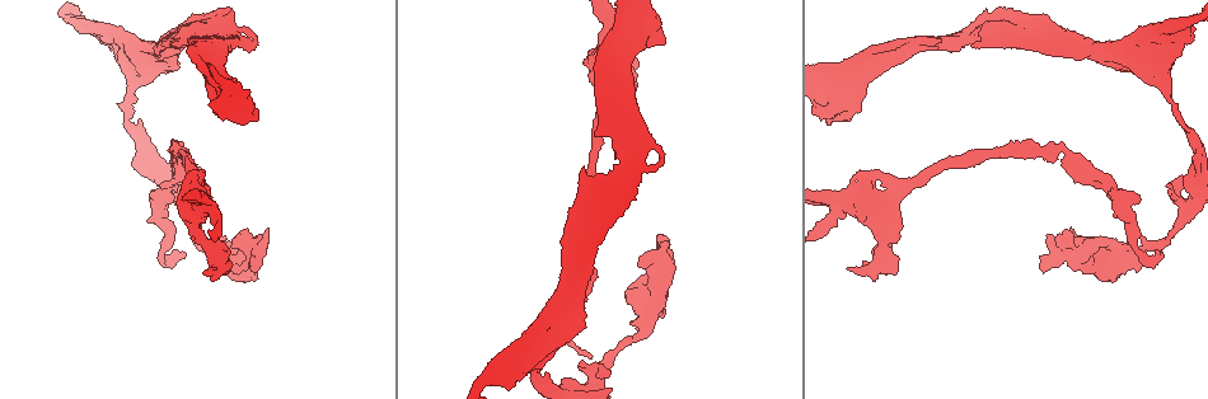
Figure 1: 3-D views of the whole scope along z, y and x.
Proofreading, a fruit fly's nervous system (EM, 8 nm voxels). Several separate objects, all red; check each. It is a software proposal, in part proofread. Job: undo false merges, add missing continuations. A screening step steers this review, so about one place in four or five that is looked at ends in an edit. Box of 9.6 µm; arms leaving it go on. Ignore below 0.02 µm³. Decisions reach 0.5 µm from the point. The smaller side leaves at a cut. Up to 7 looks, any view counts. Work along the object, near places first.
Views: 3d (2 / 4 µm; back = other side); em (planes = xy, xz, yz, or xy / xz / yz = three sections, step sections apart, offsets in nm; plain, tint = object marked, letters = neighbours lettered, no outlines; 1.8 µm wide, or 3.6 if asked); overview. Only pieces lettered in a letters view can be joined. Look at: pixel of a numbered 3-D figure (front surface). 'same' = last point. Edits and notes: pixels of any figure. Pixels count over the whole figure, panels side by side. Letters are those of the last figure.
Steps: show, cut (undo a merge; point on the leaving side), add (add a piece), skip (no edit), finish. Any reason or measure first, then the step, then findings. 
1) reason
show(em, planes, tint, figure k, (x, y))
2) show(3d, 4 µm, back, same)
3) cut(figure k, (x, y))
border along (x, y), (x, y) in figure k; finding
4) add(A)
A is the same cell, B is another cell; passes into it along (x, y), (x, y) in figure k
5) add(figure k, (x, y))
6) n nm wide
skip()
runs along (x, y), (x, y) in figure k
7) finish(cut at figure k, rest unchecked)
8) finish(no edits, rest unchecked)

show(3d, 2 µm, figure 1, (205, 205))

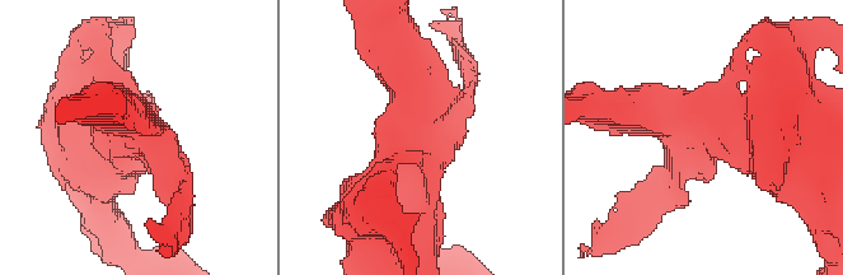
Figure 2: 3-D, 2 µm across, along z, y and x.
now the EM
show(em, xz, step 4, tint, figure 2, (717, 135))

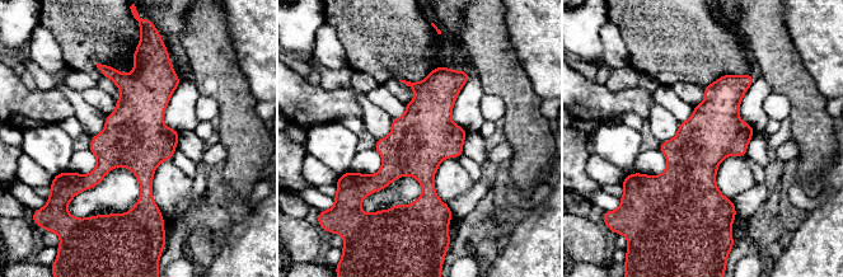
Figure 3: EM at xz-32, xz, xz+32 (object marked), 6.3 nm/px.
show(em, planes, letters, same)

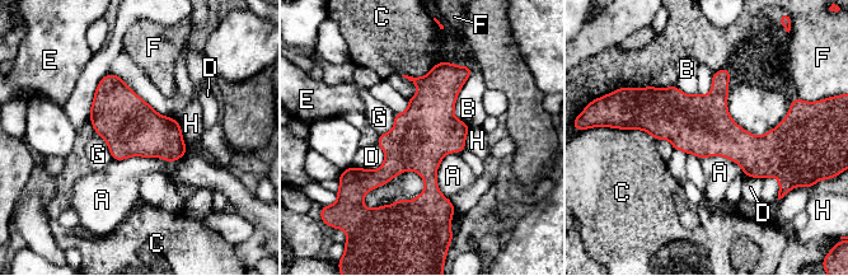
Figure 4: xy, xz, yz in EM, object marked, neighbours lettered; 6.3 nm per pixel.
skip()
A, B, C, D, E, F, G and H are other cells; runs along (632, 120), (734, 143), (783, 127) in figure 4; continuous, no second cell

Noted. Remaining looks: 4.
narrows sharply
show(em, planes, letters, figure 1, (1039, 148))

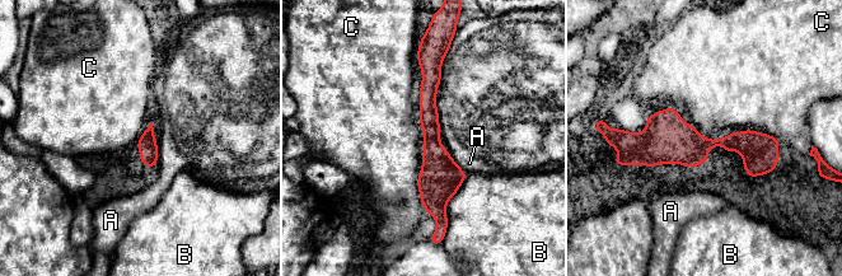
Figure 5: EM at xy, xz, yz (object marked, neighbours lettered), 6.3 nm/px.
skip()
A, B and C are other cells; runs along (421, 62), (429, 70), (438, 214) in figure 5; one cell here

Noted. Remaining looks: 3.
free end
show(3d, 4 µm, back, figure 1, (566, 241))

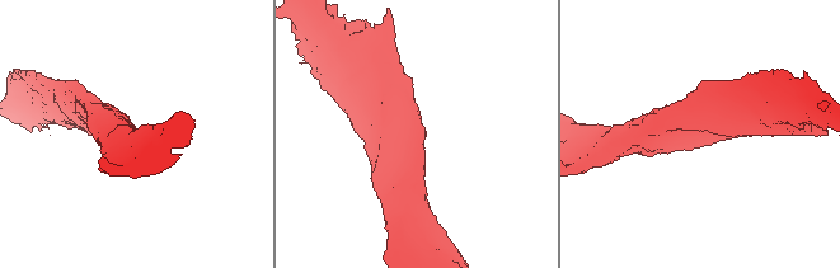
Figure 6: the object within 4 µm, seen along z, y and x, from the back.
show(em, planes, tint, figure 6, (417, 132))

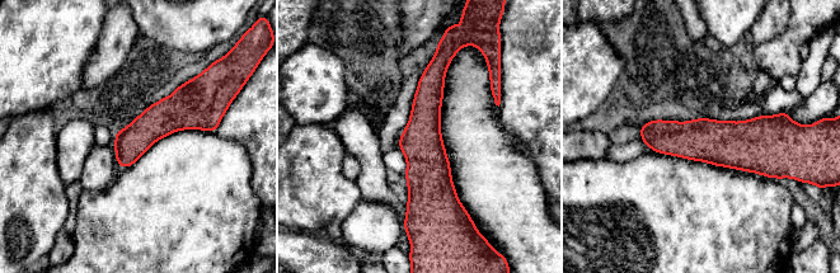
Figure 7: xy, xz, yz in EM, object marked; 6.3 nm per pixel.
show(em, planes, letters, same)

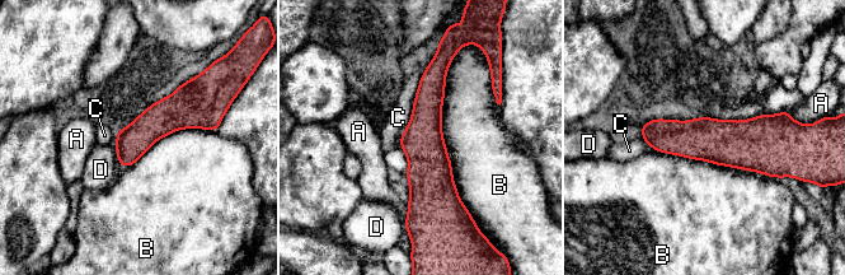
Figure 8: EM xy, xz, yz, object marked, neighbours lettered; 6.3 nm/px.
skip()
A, B, C and D are other cells; border along (452, 57), (442, 138), (470, 213) in figure 8; no lettered piece goes on from it

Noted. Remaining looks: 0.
finish(no edits, rest unchecked)

